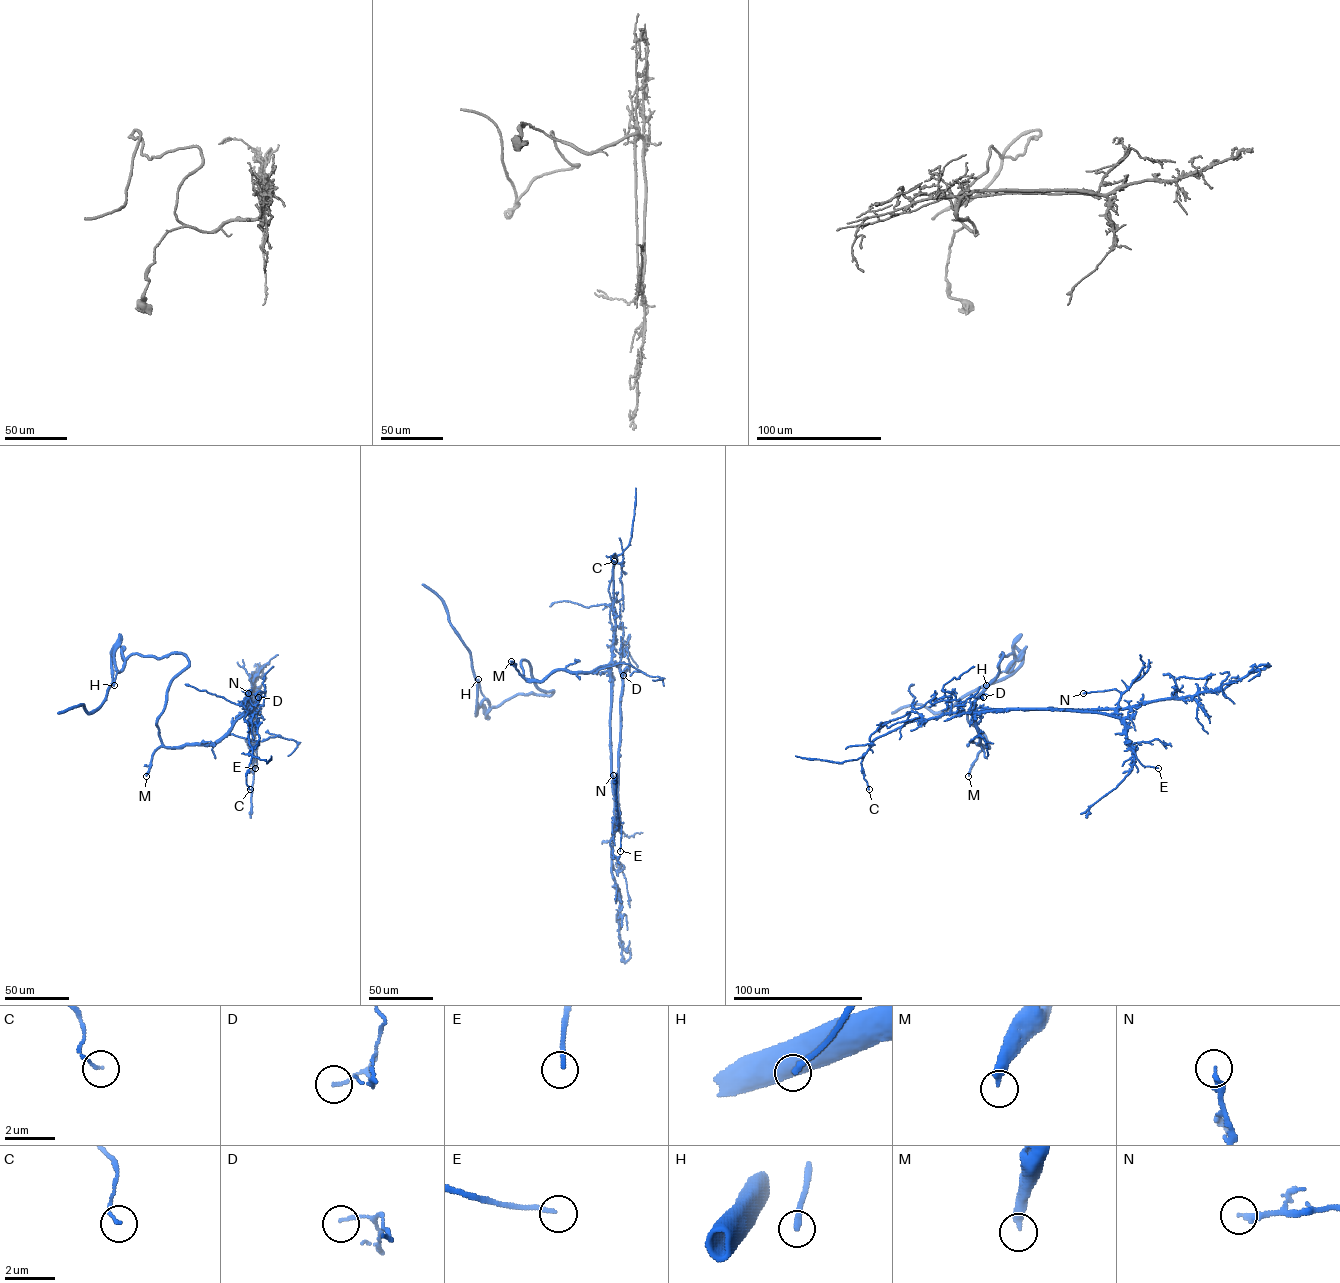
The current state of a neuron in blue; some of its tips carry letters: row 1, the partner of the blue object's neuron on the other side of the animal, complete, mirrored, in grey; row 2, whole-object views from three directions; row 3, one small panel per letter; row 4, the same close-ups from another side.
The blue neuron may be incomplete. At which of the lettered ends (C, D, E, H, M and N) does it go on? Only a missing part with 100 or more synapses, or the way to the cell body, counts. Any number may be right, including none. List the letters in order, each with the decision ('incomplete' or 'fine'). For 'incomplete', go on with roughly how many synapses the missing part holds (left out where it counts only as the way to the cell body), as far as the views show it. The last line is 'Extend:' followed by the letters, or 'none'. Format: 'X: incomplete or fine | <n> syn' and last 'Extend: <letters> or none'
C: fine
D: fine
E: fine
H: fine
M: incomplete
N: fine
Extend: M

